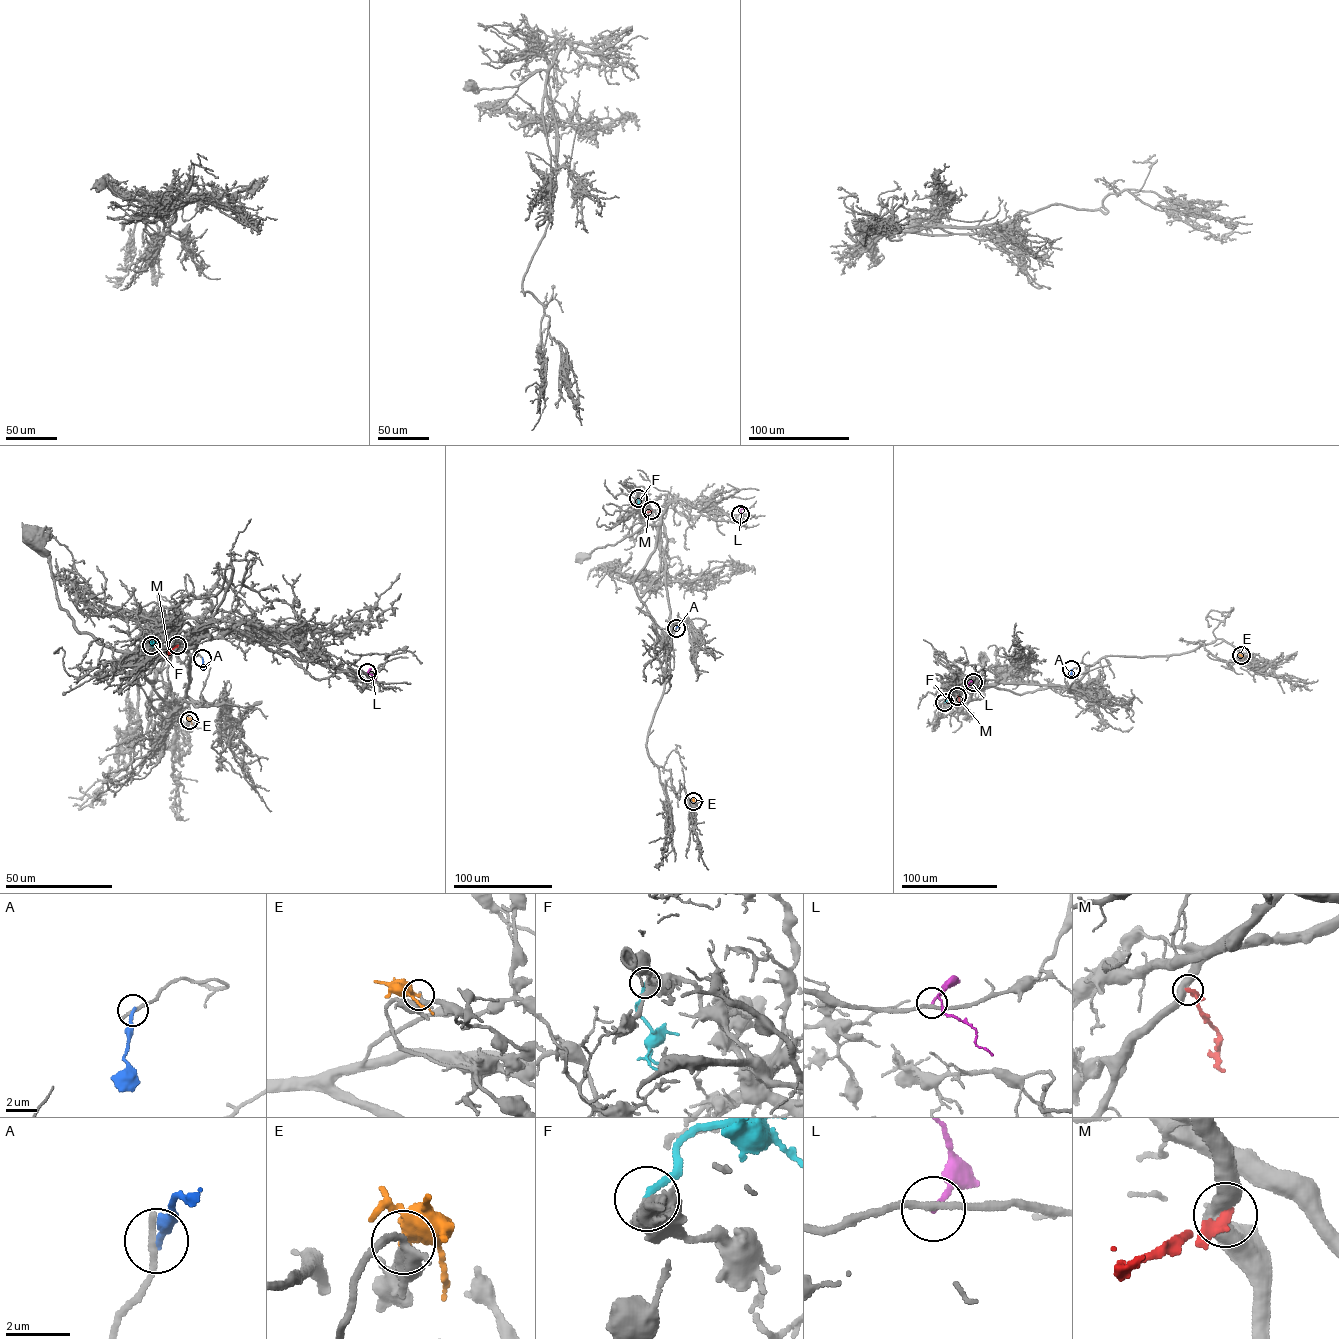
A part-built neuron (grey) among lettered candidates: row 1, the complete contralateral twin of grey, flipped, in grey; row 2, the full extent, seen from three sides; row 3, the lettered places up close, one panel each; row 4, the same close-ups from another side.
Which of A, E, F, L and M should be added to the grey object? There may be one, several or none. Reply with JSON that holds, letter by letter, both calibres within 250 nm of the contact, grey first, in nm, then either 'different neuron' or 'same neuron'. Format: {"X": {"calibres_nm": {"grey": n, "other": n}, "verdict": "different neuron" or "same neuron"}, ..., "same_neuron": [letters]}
{"A": {"calibres_nm": {"grey": 280, "other": 190}, "verdict": "different neuron"}, "E": {"calibres_nm": {"grey": 280, "other": 400}, "verdict": "same neuron"}, "F": {"calibres_nm": {"grey": 500, "other": 240}, "verdict": "same neuron"}, "L": {"calibres_nm": {"grey": 220, "other": 150}, "verdict": "different neuron"}, "M": {"calibres_nm": {"grey": 550, "other": 380}, "verdict": "different neuron"}, "same_neuron": ["E", "F"]}

